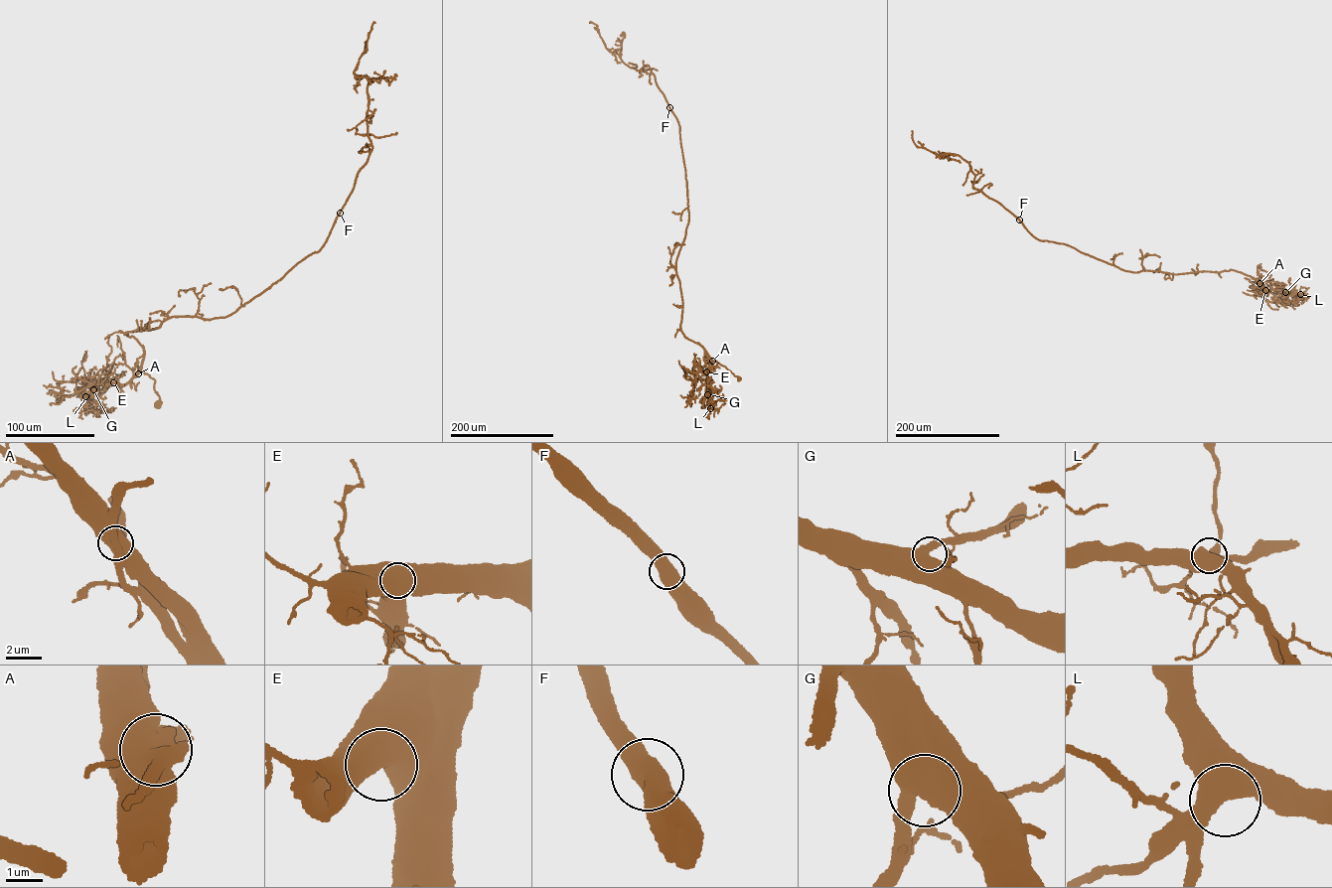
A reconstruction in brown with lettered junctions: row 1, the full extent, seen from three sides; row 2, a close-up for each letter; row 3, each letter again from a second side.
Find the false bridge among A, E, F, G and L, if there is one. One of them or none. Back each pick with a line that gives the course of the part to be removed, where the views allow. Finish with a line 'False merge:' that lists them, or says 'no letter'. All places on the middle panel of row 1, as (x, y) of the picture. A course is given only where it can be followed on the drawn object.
False merge: no letter

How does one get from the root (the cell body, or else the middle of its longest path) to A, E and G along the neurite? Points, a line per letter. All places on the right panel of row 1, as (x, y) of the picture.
A: (1287, 290), (1269, 281), (1259, 283)
E: (1287, 290), (1269, 281), (1259, 282), (1265, 290)
G: (1287, 290), (1269, 281), (1259, 282), (1264, 291), (1285, 292)

